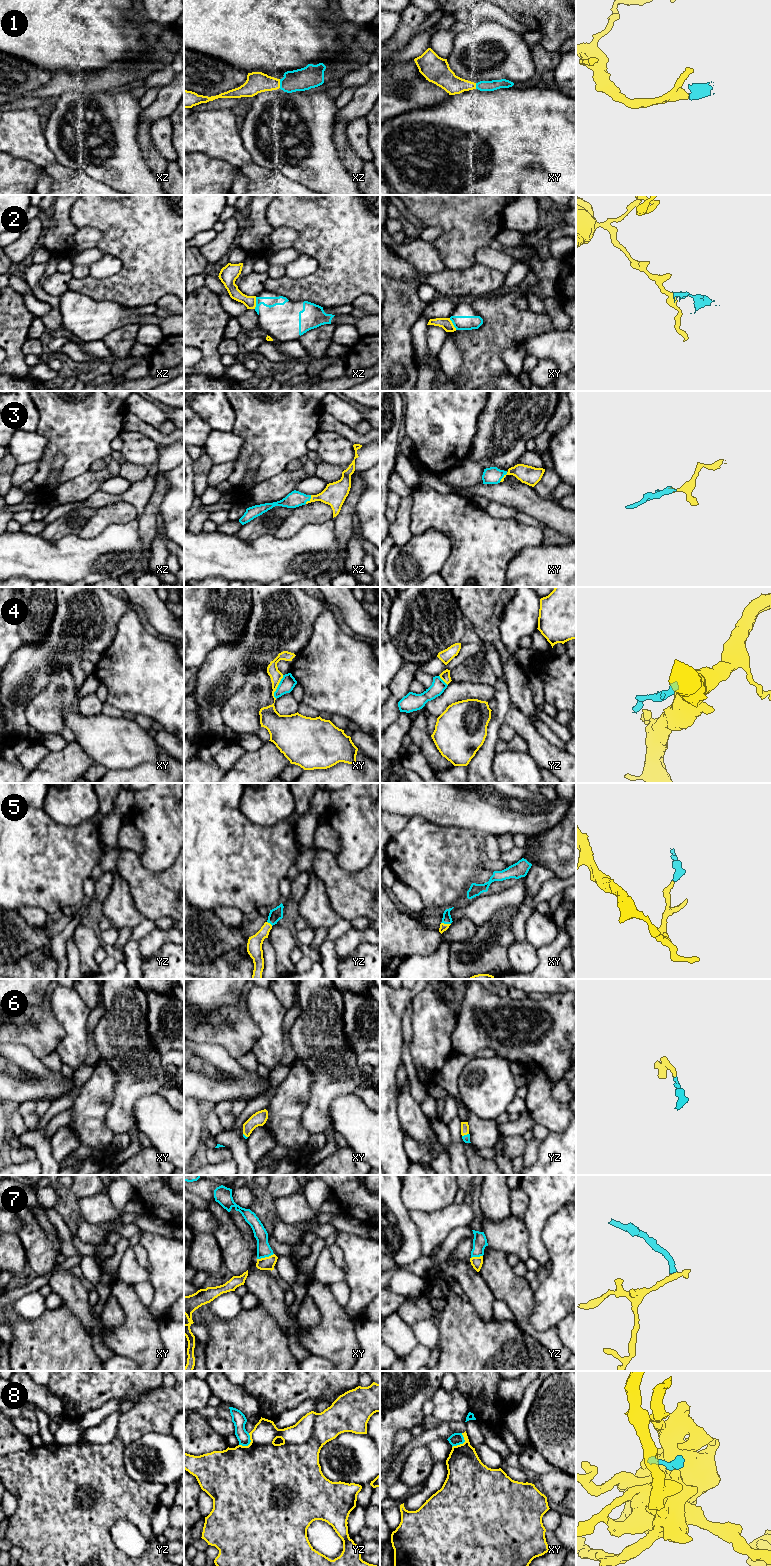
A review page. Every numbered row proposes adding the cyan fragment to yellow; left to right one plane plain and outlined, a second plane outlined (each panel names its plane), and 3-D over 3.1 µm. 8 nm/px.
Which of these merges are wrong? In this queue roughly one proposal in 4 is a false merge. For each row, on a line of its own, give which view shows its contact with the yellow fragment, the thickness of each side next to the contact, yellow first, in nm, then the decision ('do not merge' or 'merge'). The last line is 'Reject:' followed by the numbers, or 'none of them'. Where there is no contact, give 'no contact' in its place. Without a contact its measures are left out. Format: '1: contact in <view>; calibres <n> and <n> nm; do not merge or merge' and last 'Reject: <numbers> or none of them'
1: contact in xz; calibres 170 and 180 nm; merge
2: contact in xz; calibres 100 and 80 nm; do not merge
3: contact in xz; calibres 180 and 130 nm; merge
4: contact in xy; calibres 150 and 120 nm; do not merge
5: contact in xy; calibres 60 and 70 nm; merge
6: contact in yz; calibres 60 and 60 nm; merge
7: contact in xy; calibres 110 and 110 nm; do not merge
8: contact in yz; calibres 480 and 110 nm; do not merge
Reject: 2, 4, 7, 8

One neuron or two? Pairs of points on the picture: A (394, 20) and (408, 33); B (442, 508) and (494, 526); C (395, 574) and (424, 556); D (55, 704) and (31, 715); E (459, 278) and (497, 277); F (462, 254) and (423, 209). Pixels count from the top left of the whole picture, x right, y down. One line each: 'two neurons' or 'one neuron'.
A: two neurons
B: one neuron
C: one neuron
D: one neuron
E: one neuron
F: one neuron

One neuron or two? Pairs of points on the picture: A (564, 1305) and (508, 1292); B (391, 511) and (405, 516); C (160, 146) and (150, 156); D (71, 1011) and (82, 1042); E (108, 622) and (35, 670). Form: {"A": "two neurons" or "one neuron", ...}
{"A": "two neurons", "B": "two neurons", "C": "two neurons", "D": "one neuron", "E": "one neuron"}

